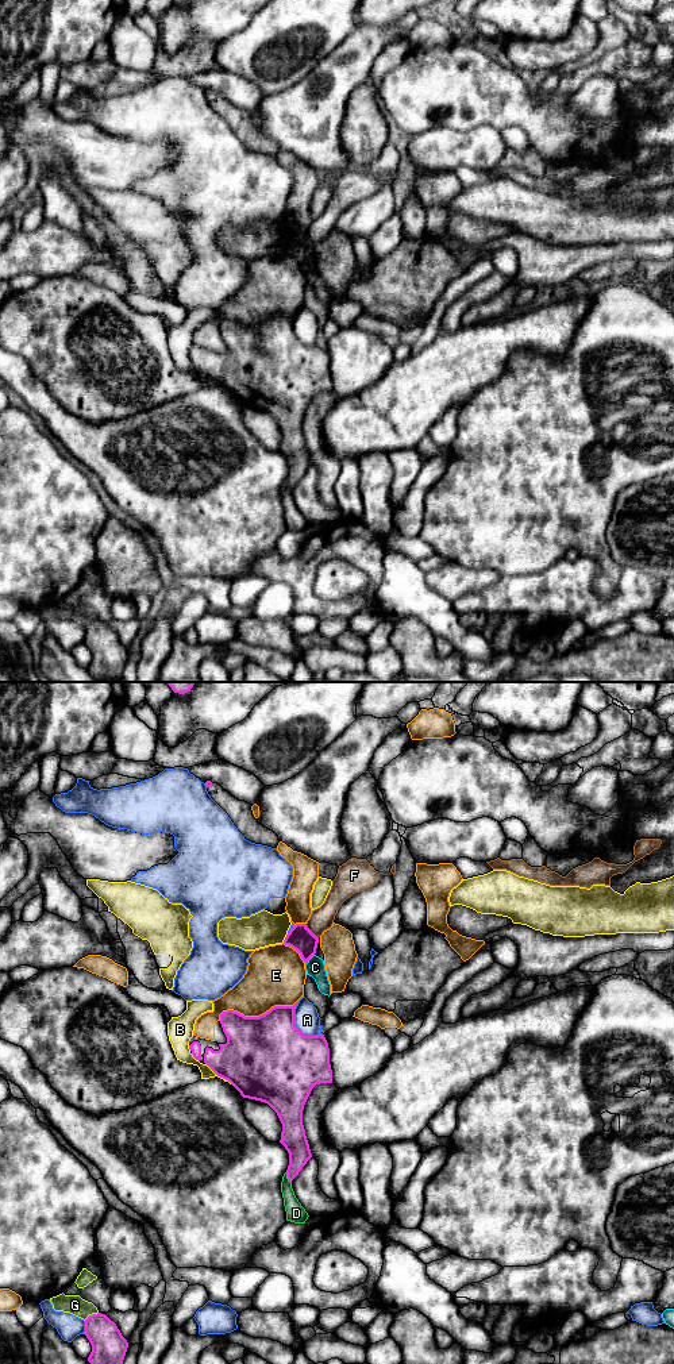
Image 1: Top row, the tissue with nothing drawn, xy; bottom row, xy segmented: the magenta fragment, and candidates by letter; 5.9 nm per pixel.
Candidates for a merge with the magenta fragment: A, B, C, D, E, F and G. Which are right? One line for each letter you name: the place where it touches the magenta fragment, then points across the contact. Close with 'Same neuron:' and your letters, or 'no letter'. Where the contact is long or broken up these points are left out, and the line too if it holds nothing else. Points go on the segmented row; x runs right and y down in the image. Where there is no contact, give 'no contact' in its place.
Same neuron: no letter

